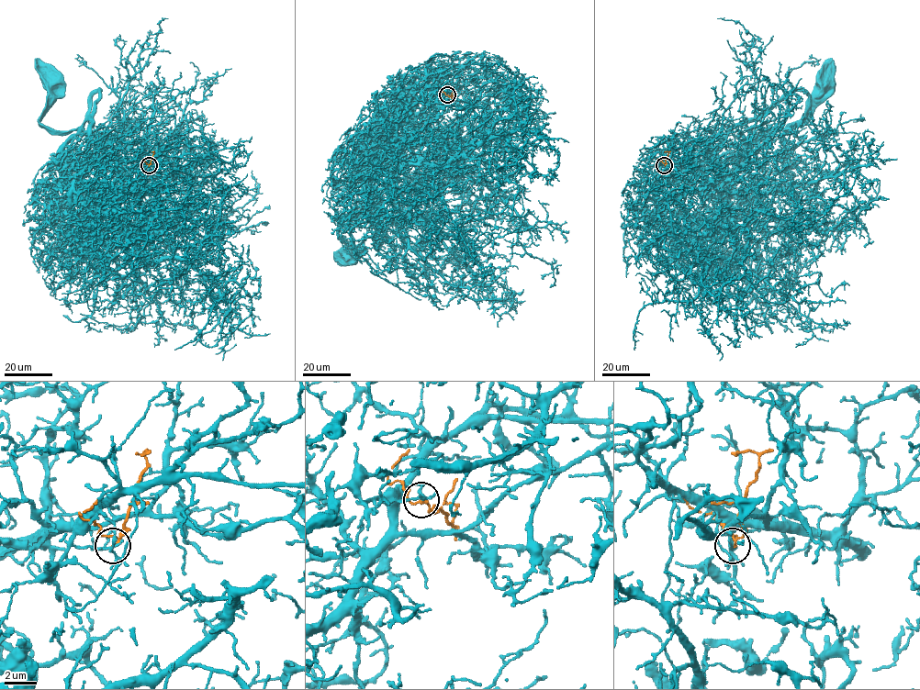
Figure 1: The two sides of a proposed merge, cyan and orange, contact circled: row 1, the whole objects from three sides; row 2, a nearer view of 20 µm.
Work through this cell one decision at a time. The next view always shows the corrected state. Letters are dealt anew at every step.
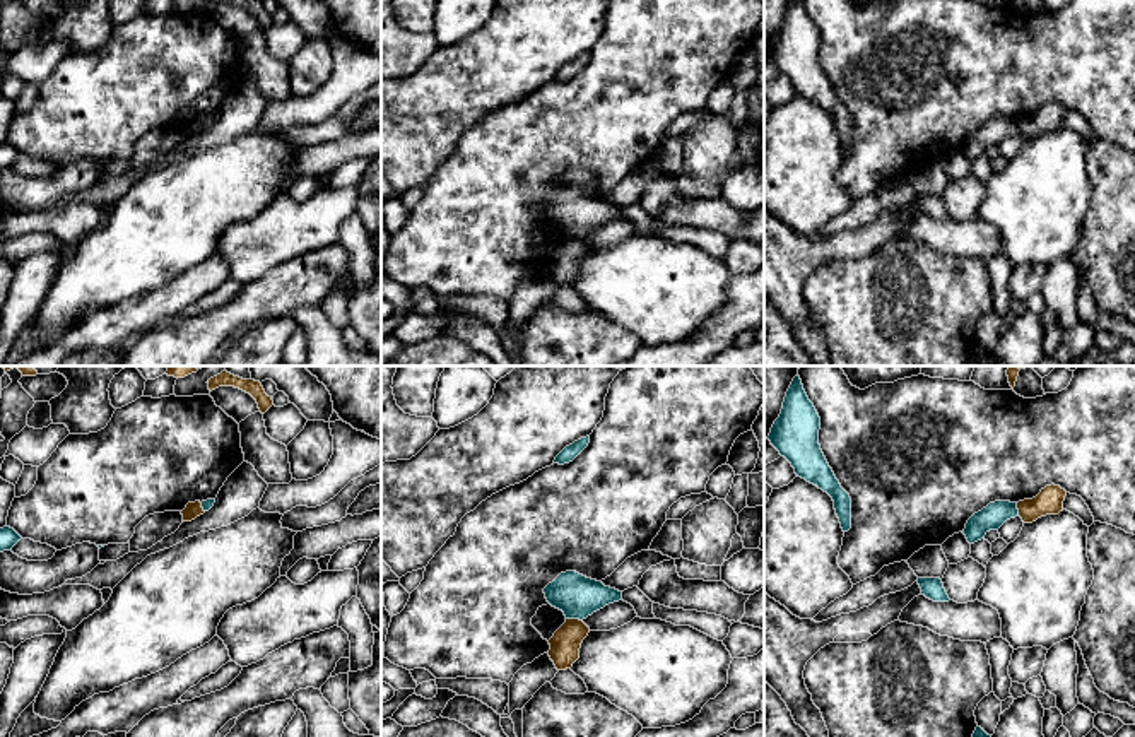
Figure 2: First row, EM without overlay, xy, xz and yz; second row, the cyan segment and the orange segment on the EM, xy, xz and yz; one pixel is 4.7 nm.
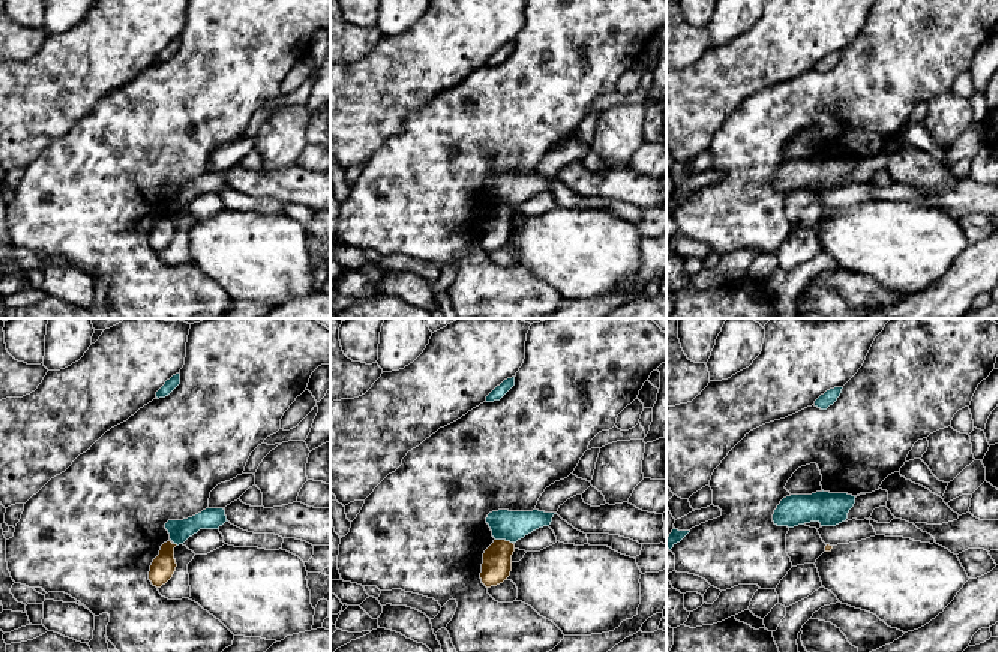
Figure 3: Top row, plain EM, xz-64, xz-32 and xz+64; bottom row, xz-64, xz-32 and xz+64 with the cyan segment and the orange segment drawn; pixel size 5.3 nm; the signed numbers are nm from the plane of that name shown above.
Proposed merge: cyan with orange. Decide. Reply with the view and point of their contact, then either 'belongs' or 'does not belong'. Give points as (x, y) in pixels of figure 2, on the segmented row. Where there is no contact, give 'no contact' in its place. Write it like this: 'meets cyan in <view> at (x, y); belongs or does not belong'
meets cyan in xz at (575, 618); does not belong

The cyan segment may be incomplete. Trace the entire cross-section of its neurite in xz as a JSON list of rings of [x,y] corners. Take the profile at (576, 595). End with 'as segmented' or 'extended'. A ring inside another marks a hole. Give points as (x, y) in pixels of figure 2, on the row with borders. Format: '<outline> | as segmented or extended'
[[[576,571],[561,573],[544,588],[547,602],[562,610],[566,619],[586,619],[609,604],[622,600],[622,592],[605,587]]] | as segmented

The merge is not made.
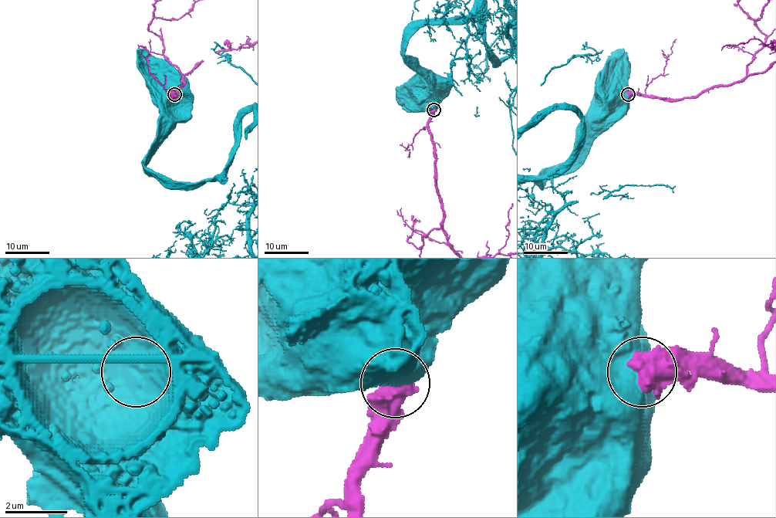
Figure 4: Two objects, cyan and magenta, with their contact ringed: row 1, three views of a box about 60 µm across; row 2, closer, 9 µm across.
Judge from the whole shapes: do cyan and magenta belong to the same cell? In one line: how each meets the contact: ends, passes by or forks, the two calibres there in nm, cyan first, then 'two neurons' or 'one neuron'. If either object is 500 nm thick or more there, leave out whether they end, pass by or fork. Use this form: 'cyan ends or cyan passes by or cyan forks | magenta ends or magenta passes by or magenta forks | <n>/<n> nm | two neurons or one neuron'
800/850 nm | two neurons

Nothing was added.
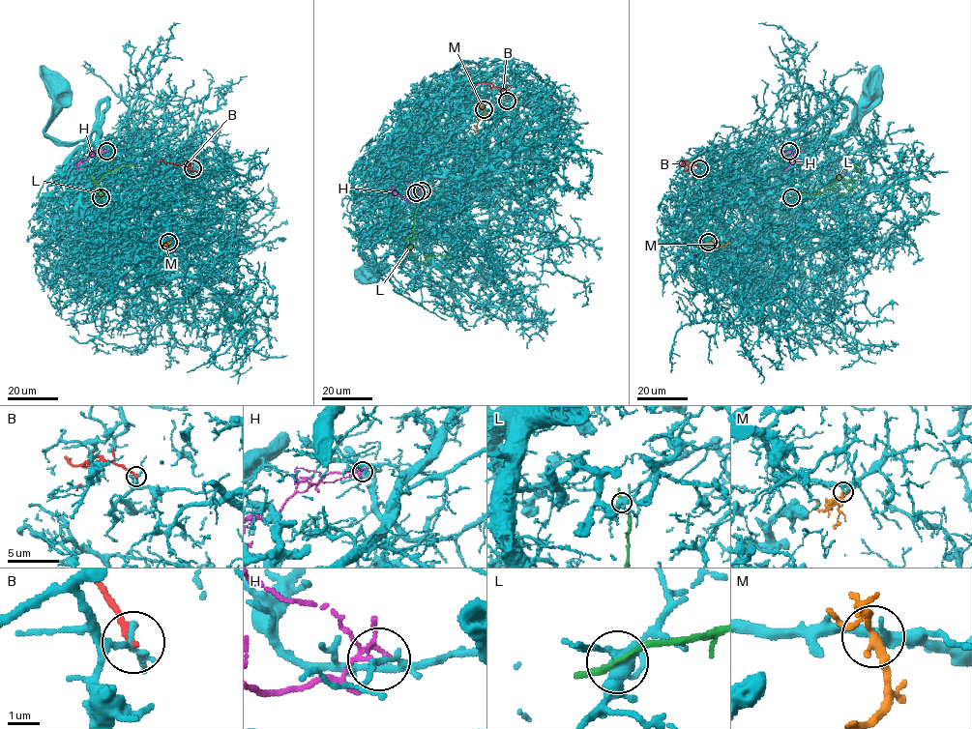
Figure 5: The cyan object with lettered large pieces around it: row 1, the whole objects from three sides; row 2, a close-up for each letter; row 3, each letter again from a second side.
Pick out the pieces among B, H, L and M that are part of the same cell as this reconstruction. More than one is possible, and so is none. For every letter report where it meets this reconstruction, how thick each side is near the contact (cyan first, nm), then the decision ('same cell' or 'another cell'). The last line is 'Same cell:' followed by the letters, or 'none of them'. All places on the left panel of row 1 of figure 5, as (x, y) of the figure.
B: contact (192, 168); calibres 200 and 190 nm; another cell
H: contact (106, 151); calibres 120 and 100 nm; another cell
L: contact (101, 197); calibres 400 and 200 nm; another cell
M: contact (168, 242); calibres 240 and 190 nm; same cell
Same cell: M

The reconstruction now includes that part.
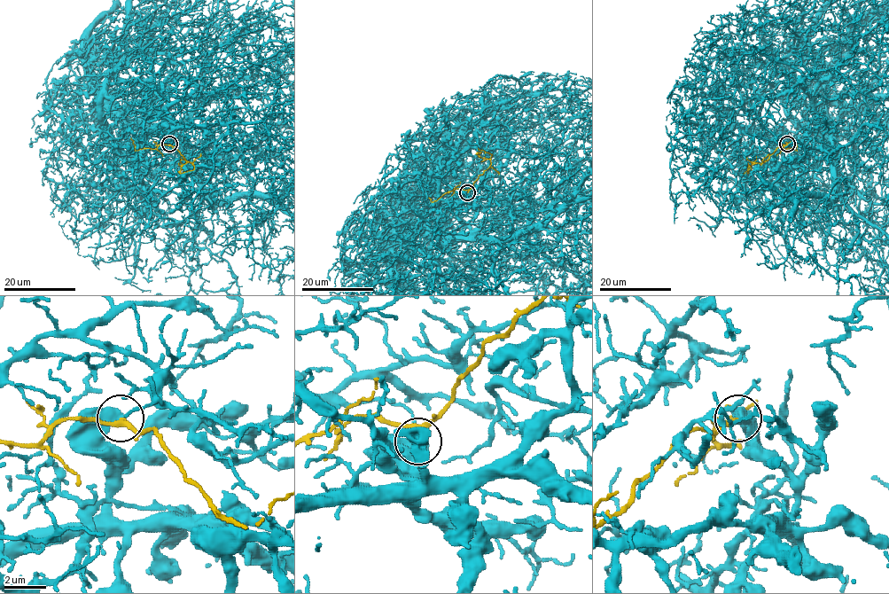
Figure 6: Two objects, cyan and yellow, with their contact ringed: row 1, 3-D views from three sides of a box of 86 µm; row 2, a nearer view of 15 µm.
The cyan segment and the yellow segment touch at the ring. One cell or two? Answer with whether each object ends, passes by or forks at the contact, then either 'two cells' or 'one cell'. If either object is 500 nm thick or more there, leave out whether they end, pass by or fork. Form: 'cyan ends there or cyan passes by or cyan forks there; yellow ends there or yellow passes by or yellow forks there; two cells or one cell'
two cells

